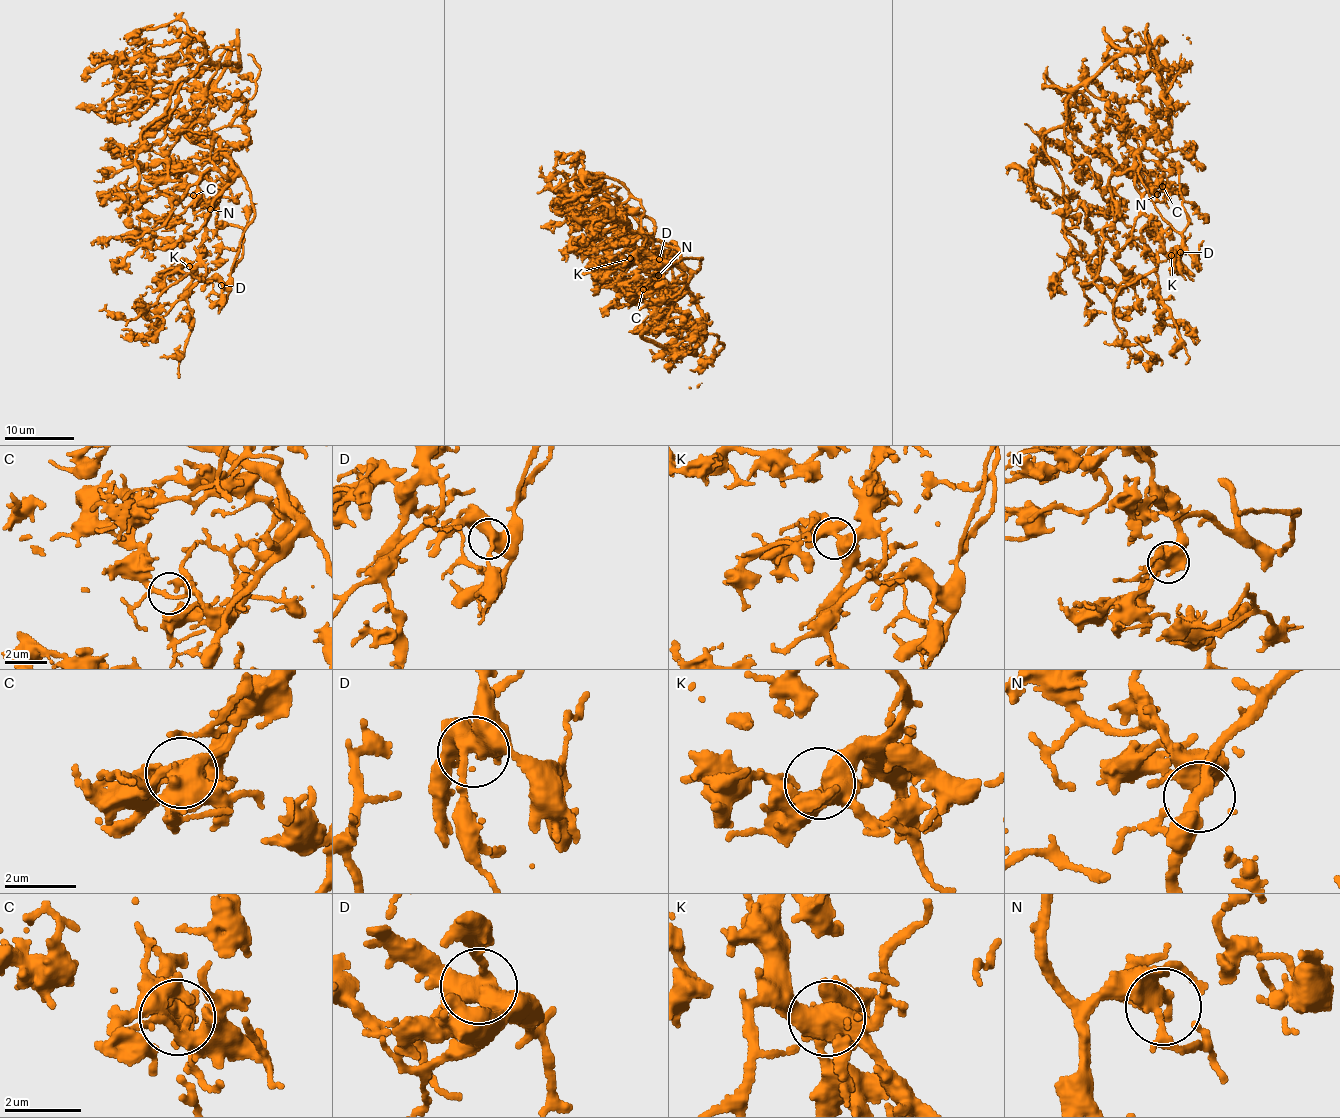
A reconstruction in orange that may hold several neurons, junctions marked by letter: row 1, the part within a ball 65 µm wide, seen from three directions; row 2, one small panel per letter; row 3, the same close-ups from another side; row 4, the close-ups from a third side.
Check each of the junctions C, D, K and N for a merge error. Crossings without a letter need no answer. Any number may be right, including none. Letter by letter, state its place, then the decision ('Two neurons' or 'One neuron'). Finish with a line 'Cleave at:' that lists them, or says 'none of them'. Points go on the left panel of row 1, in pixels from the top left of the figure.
C: Place: (193, 195). One neuron
D: Place: (221, 285). One neuron
K: Place: (189, 266). One neuron
N: Place: (210, 209). One neuron
Cleave at: none of them

